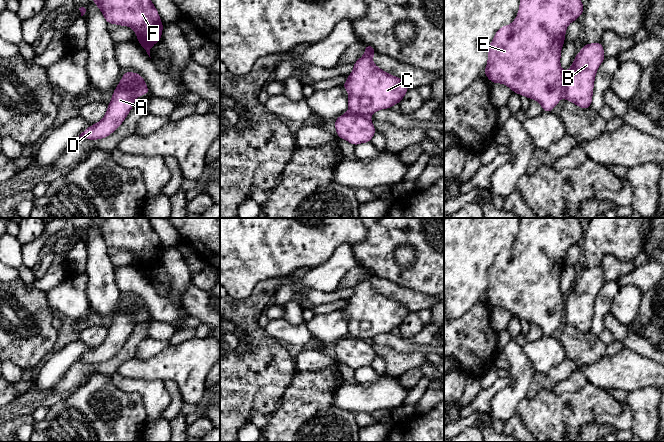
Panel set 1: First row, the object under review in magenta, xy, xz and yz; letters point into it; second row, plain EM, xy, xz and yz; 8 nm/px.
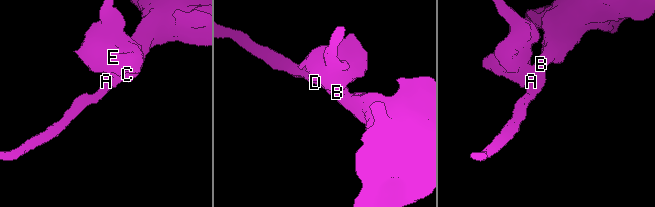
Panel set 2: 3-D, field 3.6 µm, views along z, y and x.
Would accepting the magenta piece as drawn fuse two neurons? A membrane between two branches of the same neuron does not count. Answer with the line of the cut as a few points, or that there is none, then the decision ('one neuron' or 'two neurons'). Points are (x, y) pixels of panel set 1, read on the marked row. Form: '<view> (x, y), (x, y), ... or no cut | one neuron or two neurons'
xy (138, 74), (134, 78), (137, 81), (137, 91), (140, 95) | two neurons

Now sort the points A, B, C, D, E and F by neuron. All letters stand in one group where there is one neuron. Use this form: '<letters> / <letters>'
A B D / C E F

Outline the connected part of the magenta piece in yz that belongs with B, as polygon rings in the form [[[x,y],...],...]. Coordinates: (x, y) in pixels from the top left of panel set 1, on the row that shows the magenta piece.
[[[601,42],[586,43],[582,47],[581,51],[576,54],[573,64],[565,73],[564,97],[566,101],[573,102],[582,109],[590,108],[595,76],[604,59]]]

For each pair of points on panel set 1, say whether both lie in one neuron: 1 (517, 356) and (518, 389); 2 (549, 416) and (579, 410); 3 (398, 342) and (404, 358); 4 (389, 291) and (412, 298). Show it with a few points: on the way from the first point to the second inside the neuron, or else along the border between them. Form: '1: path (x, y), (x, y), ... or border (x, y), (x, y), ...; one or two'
1: path (519, 364), (519, 381); one
2: path (556, 416), (572, 415); one
3: border (380, 344), (399, 351), (420, 351), (425, 354); two
4: path (395, 292), (406, 296); one

